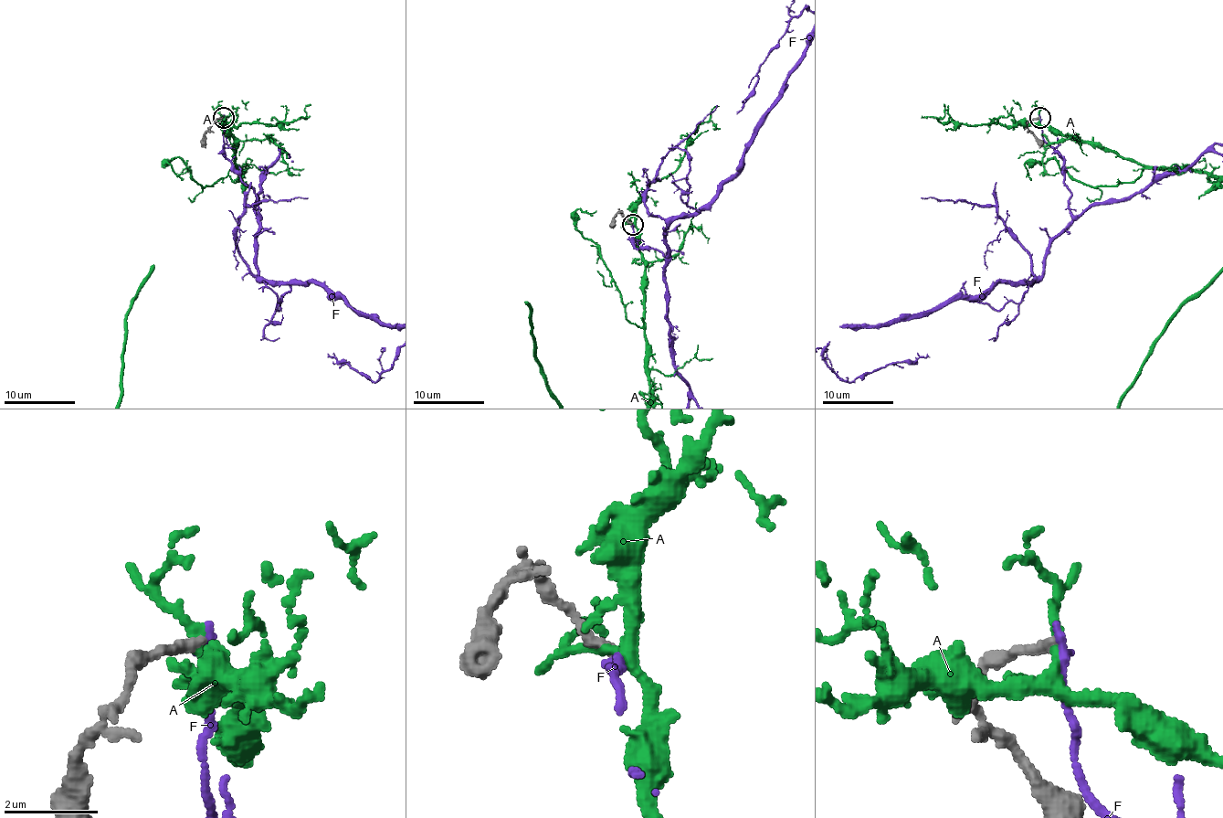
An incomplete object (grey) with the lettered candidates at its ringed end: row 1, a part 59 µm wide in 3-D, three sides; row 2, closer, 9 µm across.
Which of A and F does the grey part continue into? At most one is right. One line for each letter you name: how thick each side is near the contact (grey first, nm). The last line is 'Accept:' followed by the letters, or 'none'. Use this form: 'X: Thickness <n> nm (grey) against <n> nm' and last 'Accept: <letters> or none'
Accept: none

